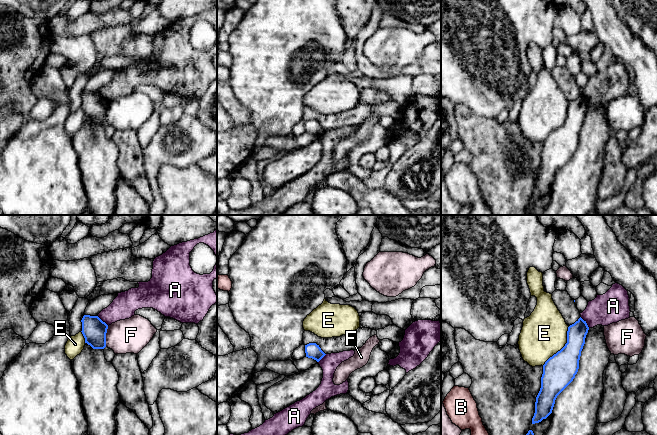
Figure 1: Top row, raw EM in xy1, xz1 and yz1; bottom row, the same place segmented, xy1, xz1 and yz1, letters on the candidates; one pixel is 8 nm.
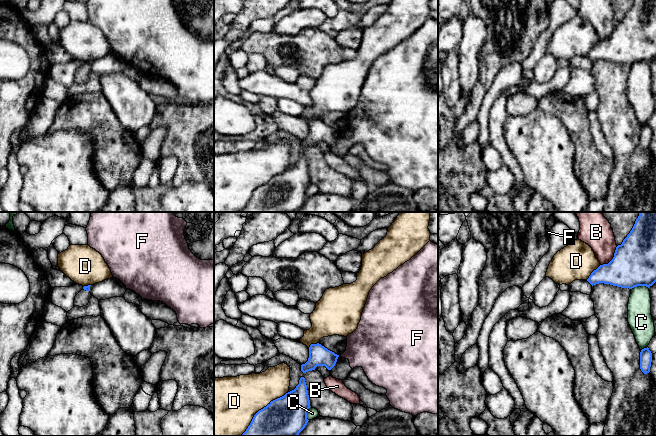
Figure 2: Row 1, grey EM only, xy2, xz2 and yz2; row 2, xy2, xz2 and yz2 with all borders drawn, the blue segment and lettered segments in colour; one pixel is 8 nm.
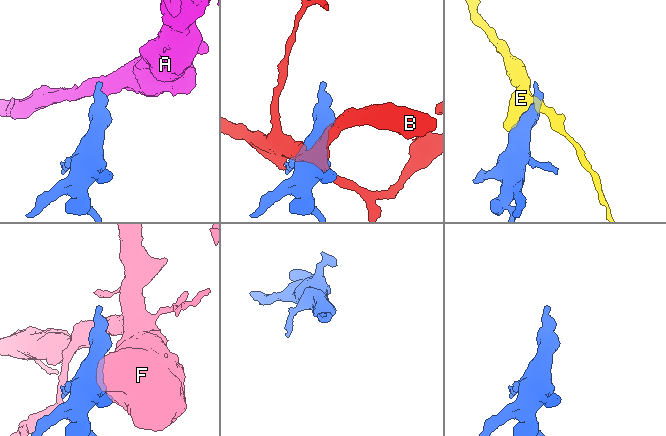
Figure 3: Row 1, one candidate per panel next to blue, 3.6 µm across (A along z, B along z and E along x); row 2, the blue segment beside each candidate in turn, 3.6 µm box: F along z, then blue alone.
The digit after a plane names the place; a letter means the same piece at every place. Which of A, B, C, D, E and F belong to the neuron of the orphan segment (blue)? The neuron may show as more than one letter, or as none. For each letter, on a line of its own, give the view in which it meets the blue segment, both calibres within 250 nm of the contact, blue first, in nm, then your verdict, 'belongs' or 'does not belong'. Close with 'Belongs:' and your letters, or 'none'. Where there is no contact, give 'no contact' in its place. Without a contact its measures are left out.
A: meets blue in yz1; 160 nm thick on the blue side, 260 nm on the other; does not belong
B: meets blue in yz2; 360 nm thick on the blue side, 220 nm on the other; does not belong
C: meets blue in yz2; 360 nm thick on the blue side, 190 nm on the other; does not belong
D: meets blue in xz2; 400 nm thick on the blue side, 420 nm on the other; does not belong
E: meets blue in yz1; 260 nm thick on the blue side, 360 nm on the other; does not belong
F: meets blue in xy1; 200 nm thick on the blue side, 280 nm on the other; does not belong
Belongs: none

